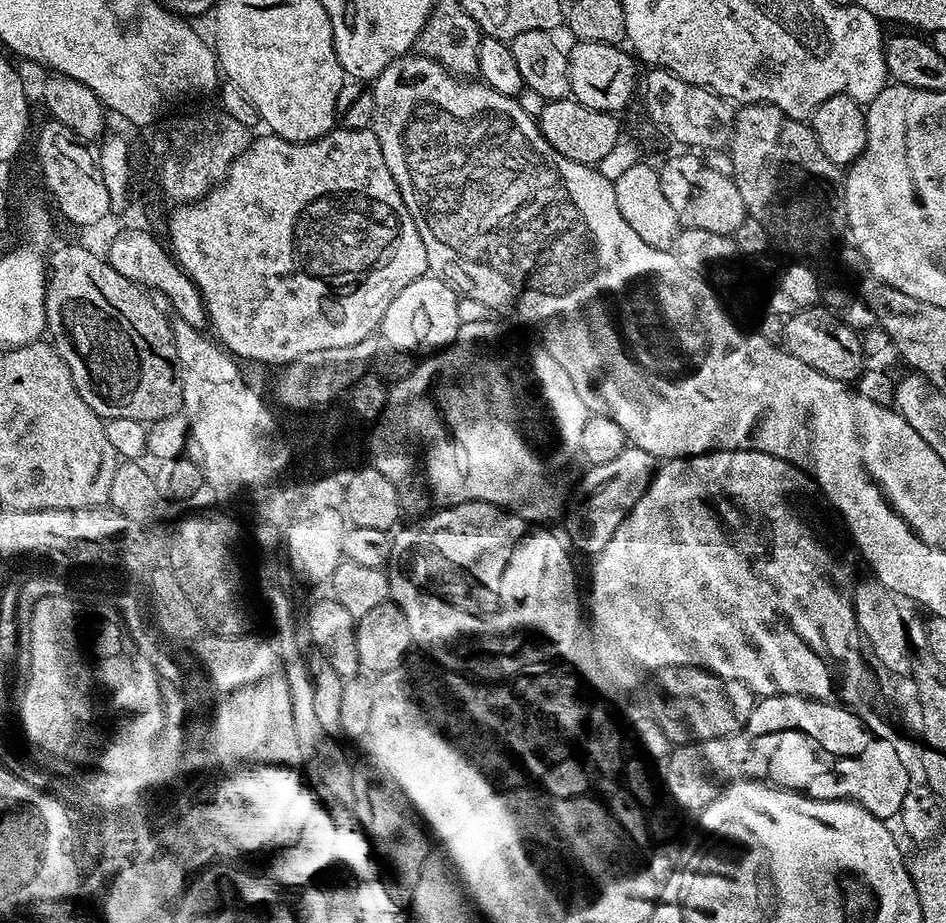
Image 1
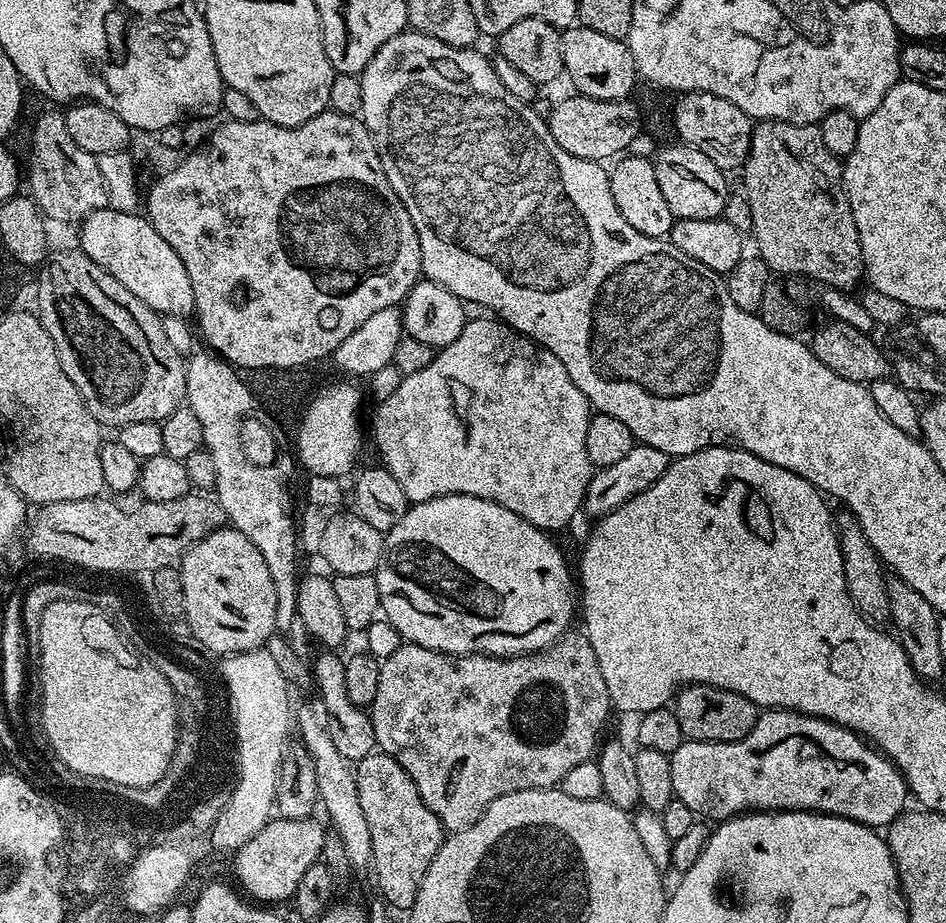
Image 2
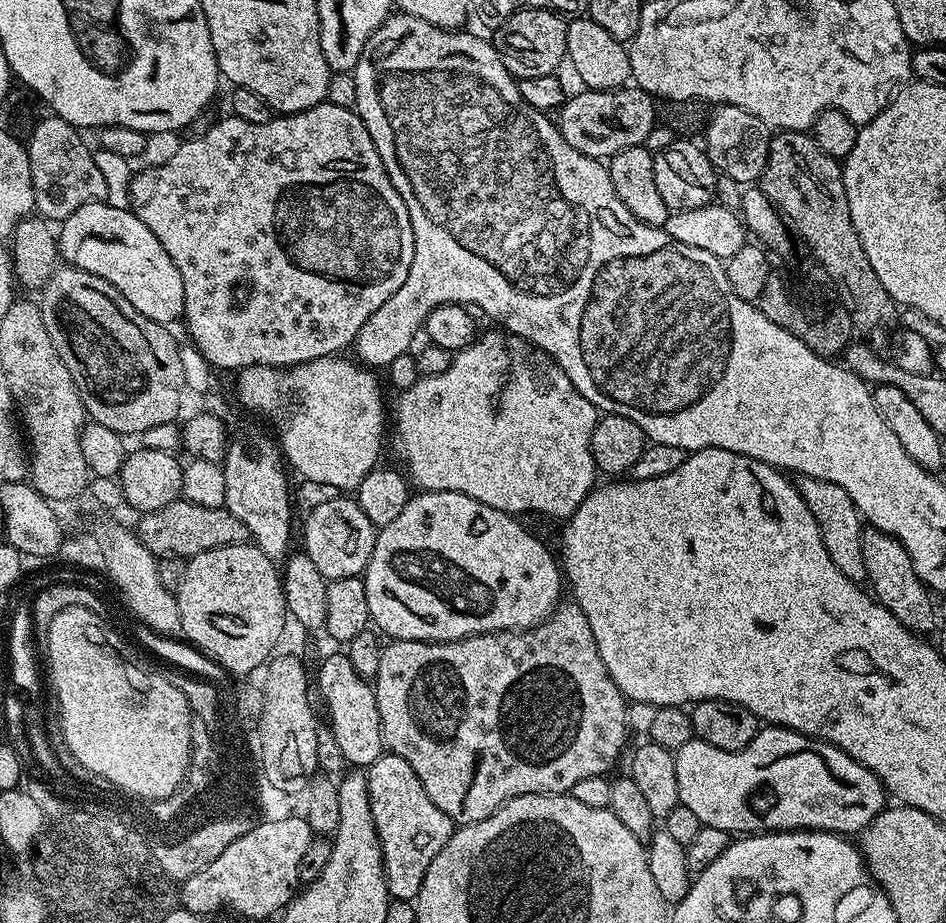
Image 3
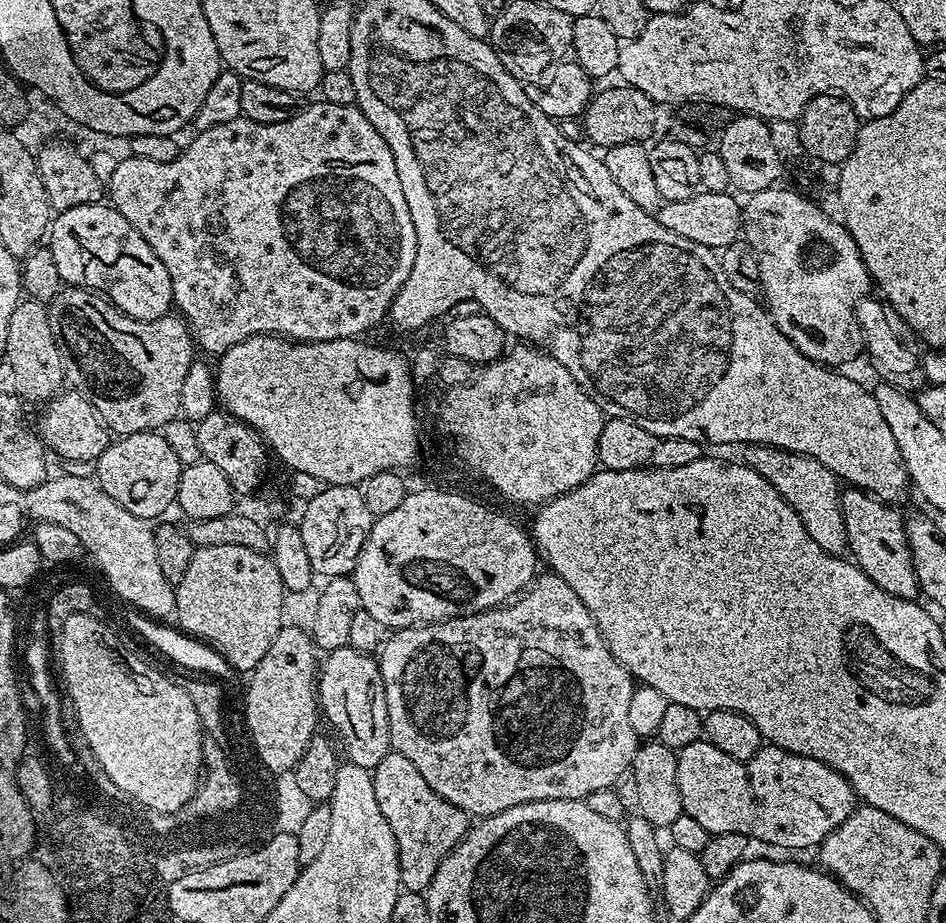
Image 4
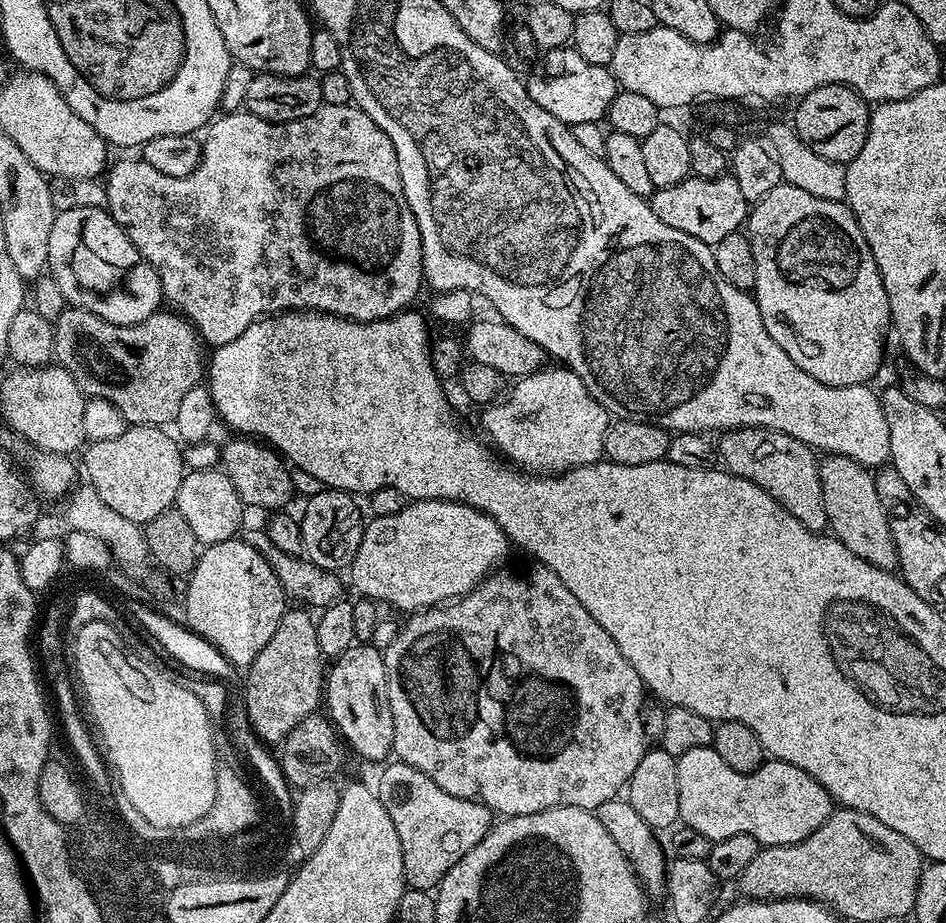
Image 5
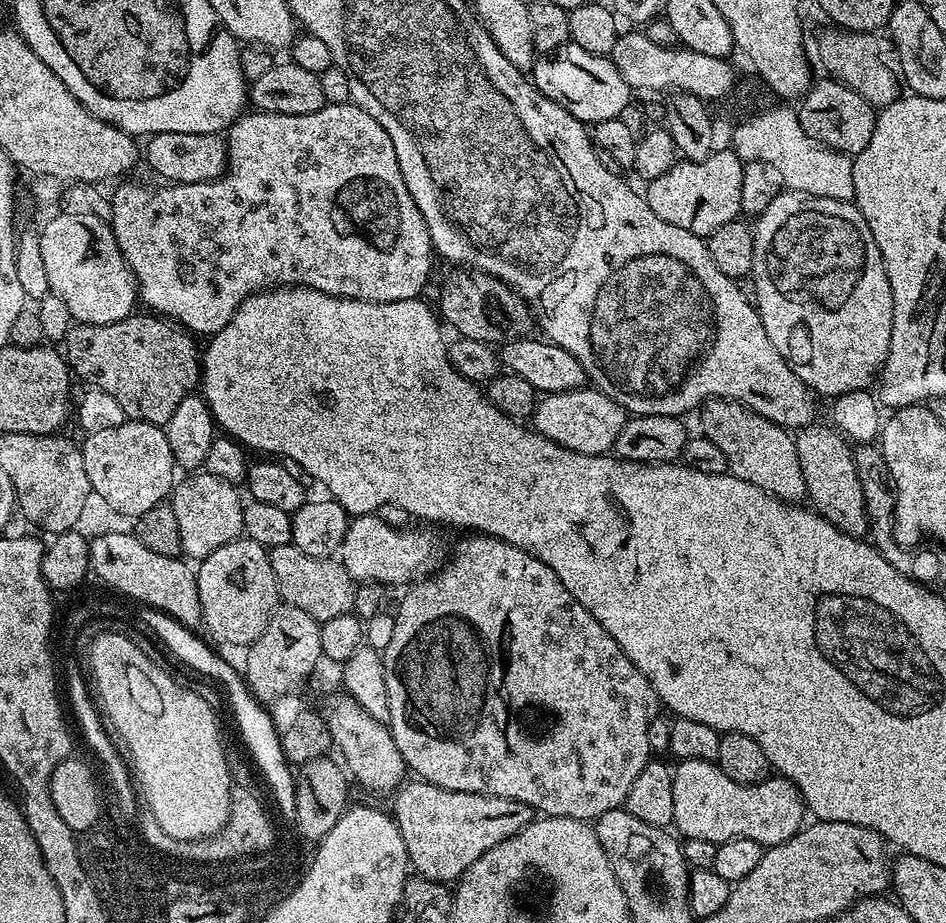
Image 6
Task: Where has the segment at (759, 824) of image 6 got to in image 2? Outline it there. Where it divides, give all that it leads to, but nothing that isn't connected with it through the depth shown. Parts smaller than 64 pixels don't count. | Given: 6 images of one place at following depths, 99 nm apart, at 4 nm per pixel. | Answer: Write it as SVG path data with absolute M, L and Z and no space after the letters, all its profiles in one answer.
M787 710L761 711L754 730L738 742L711 744L705 740L685 740L678 750L670 753L670 774L674 778L675 799L686 802L697 817L708 822L723 822L744 813L822 812L825 816L841 816L867 828L884 830L904 815L910 804L904 775L864 737L840 724Z

